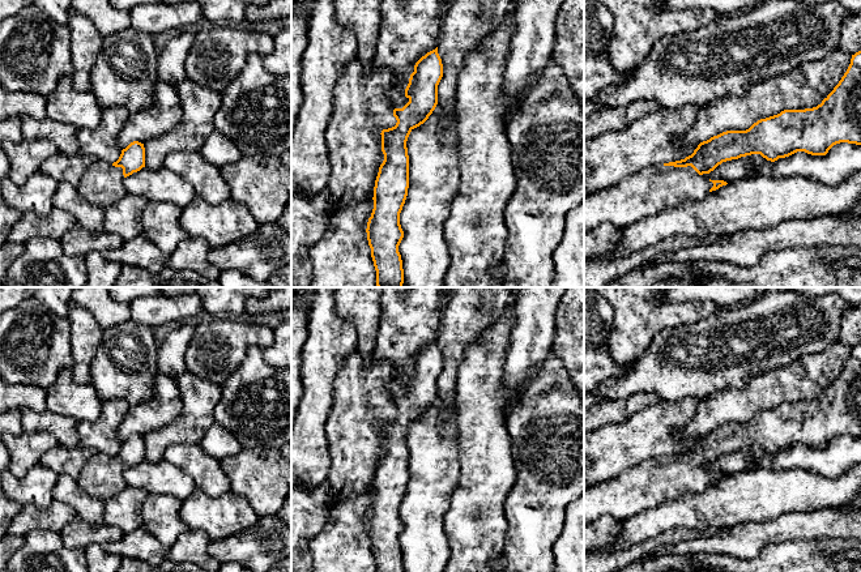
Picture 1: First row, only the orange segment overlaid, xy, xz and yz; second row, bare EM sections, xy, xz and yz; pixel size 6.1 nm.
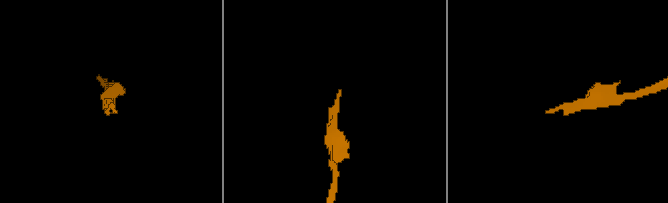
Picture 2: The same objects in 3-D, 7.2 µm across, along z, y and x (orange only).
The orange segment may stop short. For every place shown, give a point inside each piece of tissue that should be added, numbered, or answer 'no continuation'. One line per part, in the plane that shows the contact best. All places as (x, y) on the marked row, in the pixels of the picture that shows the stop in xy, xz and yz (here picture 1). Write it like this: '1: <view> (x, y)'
1: yz (652, 190)

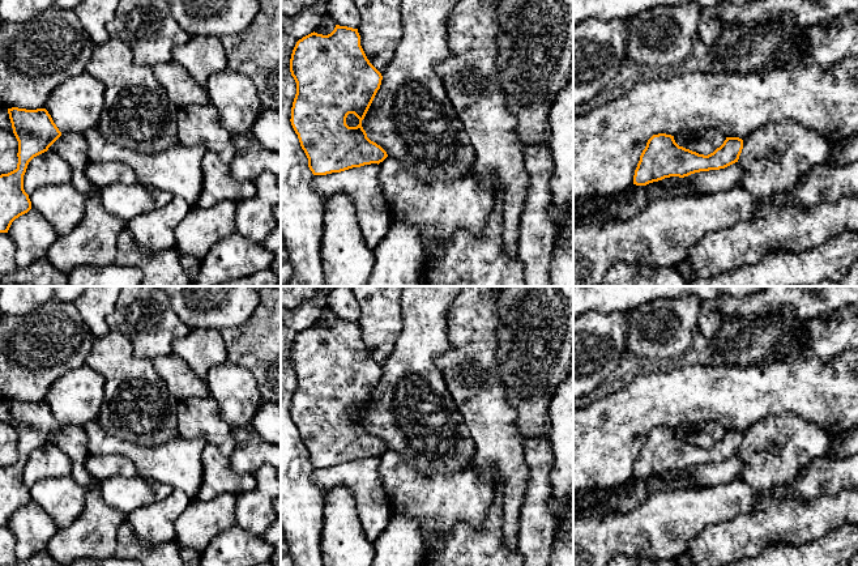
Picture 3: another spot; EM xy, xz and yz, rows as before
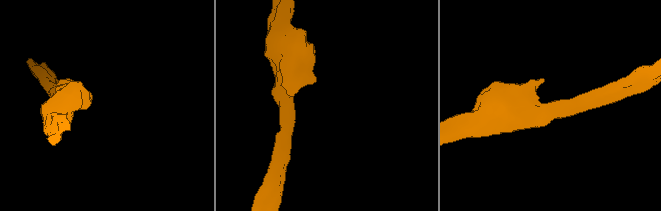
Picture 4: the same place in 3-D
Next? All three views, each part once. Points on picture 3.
no continuation

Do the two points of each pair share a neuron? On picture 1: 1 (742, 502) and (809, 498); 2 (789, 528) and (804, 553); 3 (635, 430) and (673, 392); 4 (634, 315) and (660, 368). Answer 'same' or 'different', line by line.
1: same
2: different
3: different
4: different

